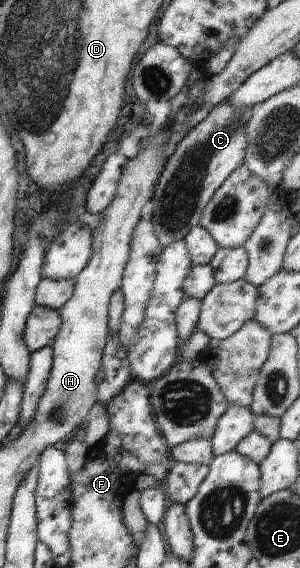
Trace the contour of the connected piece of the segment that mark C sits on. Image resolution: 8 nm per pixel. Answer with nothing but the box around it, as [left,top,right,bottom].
[151,103,255,248]

